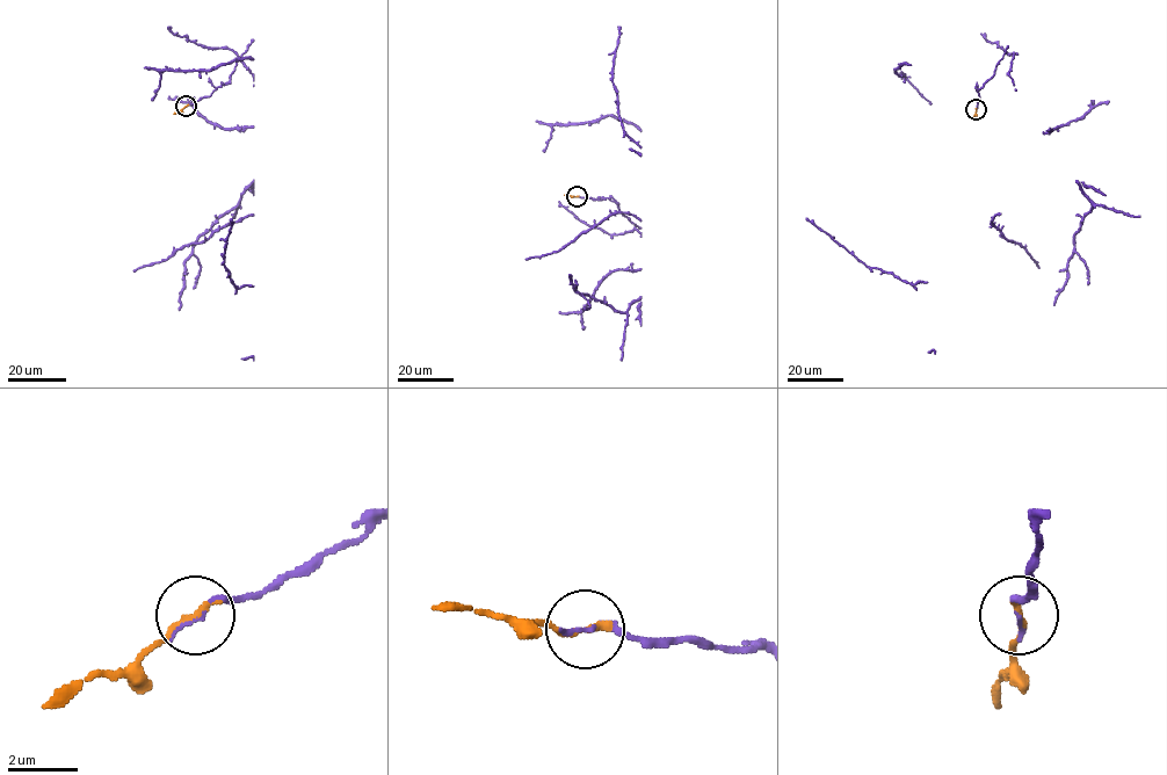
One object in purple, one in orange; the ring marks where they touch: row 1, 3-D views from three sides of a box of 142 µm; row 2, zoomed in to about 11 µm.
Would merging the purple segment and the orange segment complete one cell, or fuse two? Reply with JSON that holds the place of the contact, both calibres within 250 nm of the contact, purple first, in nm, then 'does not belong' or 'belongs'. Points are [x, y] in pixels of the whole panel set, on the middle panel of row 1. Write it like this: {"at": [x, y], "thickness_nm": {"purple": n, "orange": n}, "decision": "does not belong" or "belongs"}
{"at": [577, 196], "thickness_nm": {"purple": 110, "orange": 240}, "decision": "belongs"}

